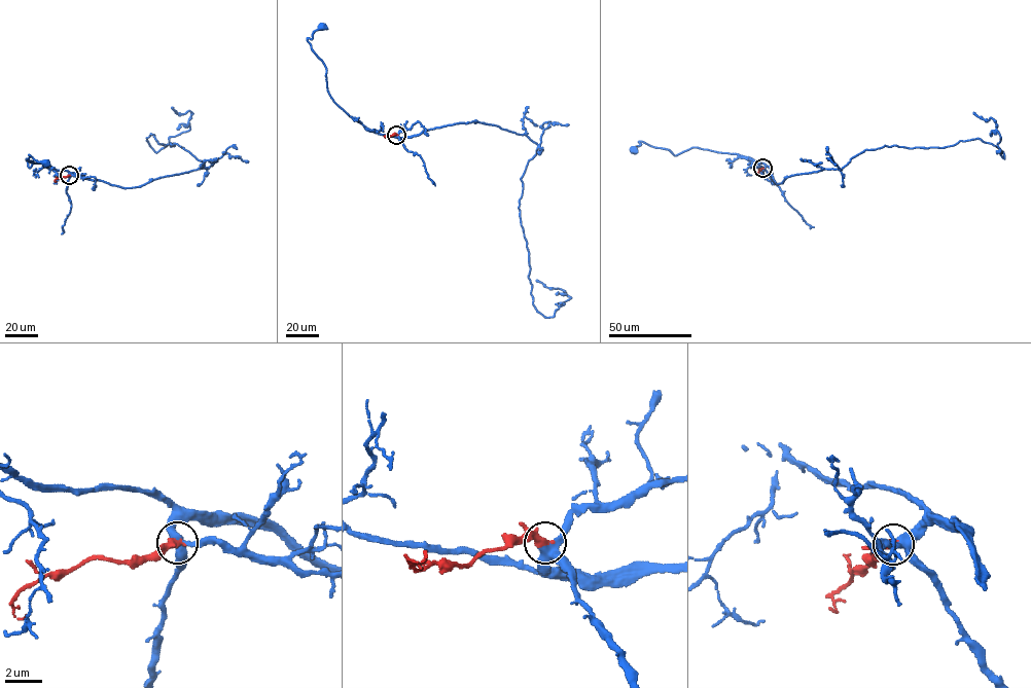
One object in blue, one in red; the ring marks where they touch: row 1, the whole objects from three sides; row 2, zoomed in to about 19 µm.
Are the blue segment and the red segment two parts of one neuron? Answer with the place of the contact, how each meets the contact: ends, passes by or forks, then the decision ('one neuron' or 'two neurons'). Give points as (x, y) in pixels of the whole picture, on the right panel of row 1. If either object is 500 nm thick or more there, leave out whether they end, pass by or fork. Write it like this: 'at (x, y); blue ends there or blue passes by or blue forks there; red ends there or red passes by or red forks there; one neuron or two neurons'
at (762, 168); blue forks there; red ends there; one neuron

